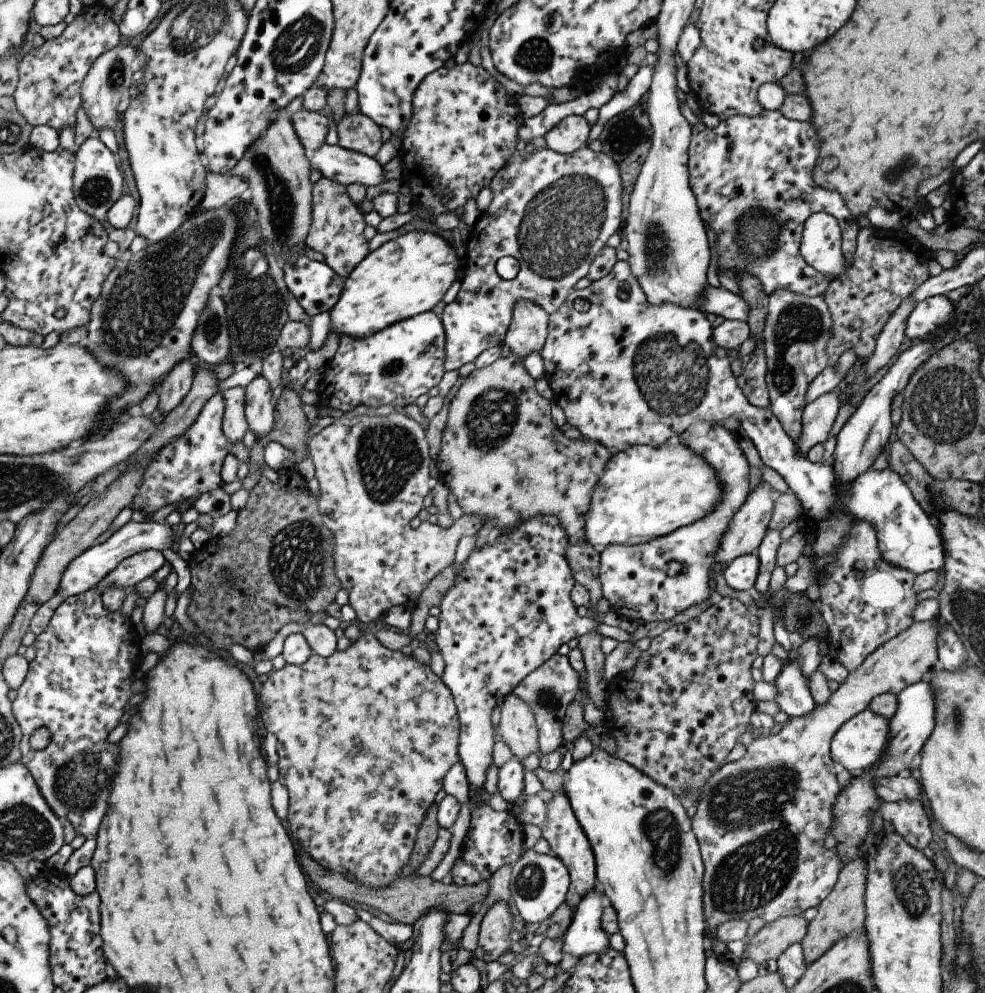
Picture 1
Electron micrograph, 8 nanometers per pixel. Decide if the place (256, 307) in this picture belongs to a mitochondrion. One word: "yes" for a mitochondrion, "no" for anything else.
yes

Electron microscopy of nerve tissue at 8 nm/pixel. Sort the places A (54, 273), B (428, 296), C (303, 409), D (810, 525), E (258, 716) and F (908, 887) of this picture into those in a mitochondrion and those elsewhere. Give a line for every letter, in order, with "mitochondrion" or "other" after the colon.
A: other
B: other
C: other
D: other
E: other
F: mitochondrion

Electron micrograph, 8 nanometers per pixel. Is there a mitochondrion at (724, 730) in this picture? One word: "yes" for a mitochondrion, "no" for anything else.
no

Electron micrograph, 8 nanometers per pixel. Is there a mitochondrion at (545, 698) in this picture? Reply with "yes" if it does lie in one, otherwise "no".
yes

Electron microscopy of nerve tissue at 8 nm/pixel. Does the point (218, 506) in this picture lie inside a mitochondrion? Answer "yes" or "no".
no

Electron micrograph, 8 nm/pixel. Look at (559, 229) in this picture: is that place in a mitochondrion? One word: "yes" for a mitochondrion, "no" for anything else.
yes

